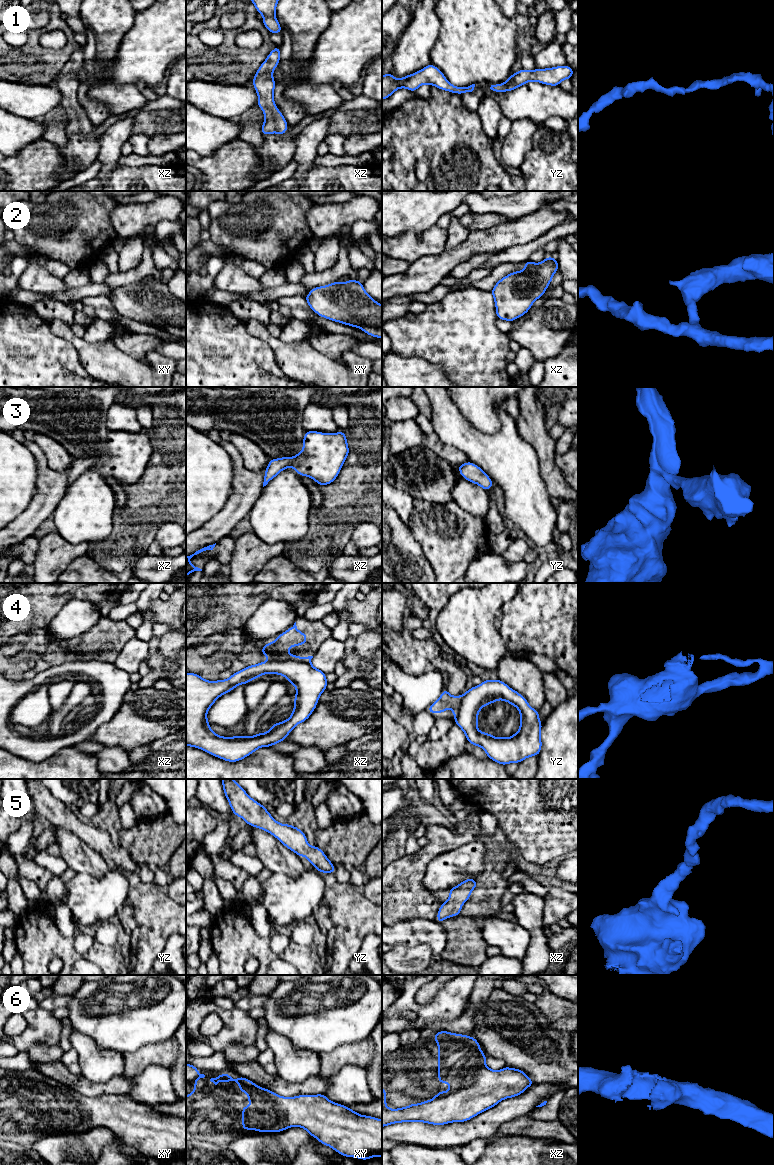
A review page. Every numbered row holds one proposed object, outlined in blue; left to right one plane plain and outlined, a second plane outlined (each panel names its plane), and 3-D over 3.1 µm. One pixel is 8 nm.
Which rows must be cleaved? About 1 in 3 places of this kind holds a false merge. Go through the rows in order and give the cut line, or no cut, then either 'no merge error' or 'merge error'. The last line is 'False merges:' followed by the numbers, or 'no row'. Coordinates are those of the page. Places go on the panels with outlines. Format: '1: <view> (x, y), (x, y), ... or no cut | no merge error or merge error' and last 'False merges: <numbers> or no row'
1: no cut | no merge error
2: no cut | no merge error
3: no cut | no merge error
4: xz (269, 660), (304, 660), (309, 662) | merge error
5: no cut | no merge error
6: no cut | no merge error
False merges: 4

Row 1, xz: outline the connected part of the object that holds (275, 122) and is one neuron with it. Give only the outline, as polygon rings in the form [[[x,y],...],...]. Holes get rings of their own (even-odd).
[[[276,46],[260,65],[253,77],[253,87],[258,94],[257,104],[264,112],[265,121],[262,124],[262,135],[277,133],[284,135],[288,129],[288,123],[283,114],[276,108],[274,102],[274,88],[276,83],[273,71],[280,62],[280,46]]]

